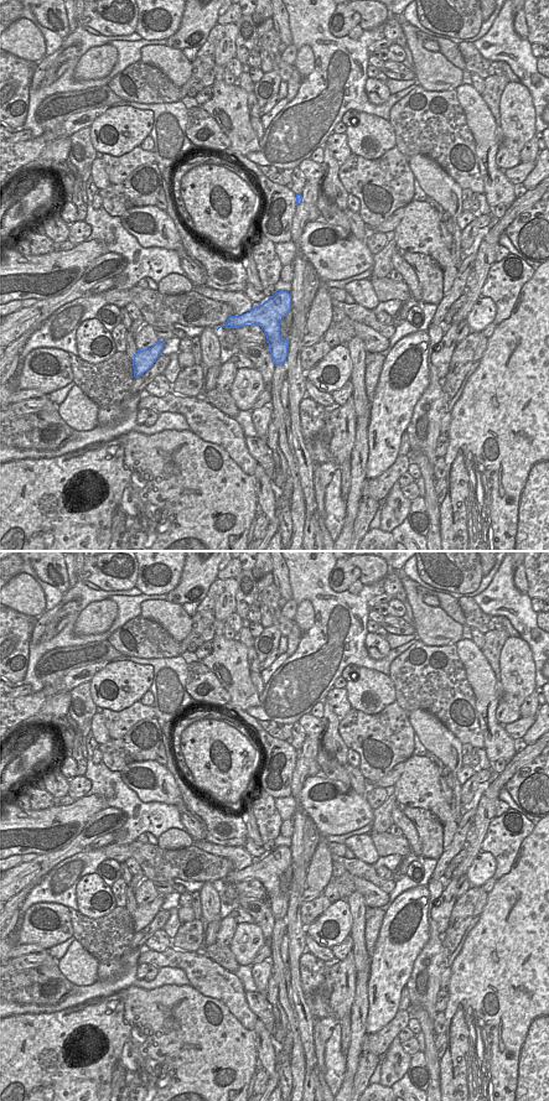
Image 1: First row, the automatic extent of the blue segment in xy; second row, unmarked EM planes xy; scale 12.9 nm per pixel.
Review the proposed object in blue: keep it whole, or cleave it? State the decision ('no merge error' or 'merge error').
merge error

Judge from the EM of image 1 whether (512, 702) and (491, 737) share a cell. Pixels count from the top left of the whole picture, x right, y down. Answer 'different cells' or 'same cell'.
different cells

